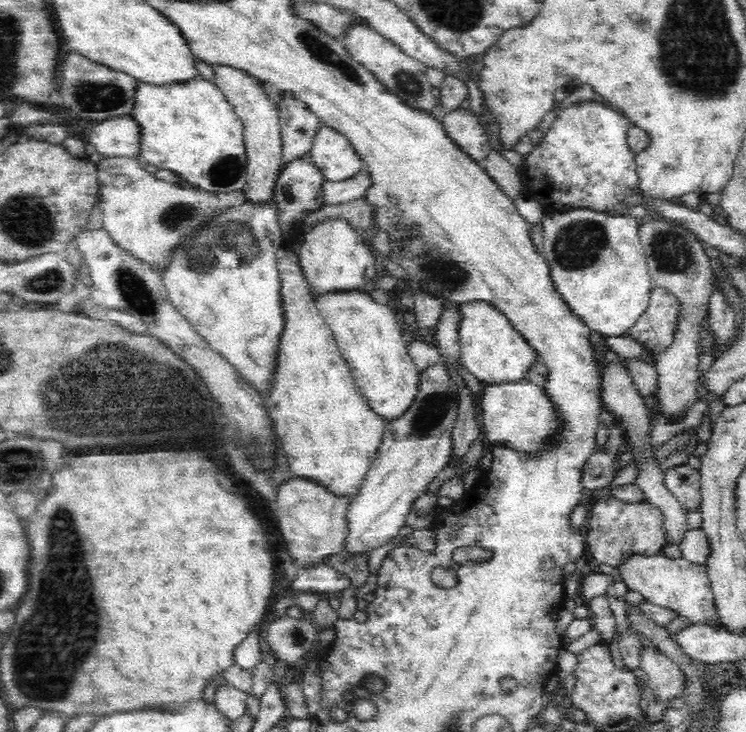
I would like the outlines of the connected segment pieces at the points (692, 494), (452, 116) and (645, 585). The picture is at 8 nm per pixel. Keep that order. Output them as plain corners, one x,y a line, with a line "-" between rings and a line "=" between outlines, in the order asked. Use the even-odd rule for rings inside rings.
687,463
674,466
666,472
668,489
690,511
700,511
702,498
700,480
700,471
694,470
=
455,109
440,119
448,137
458,144
472,160
481,164
490,154
492,146
480,119
472,111
=
661,552
654,556
632,554
615,571
620,573
628,590
640,592
644,600
673,610
678,618
688,618
692,625
716,624
721,626
720,615
716,611
714,593
705,565
686,560
684,557
668,558

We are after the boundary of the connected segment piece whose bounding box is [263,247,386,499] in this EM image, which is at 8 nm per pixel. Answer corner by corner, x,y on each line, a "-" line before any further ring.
280,247
276,251
276,258
281,280
285,325
277,348
276,368
271,380
272,388
268,392
268,398
263,400
274,424
280,457
286,472
322,483
334,495
353,499
359,493
372,462
376,460
386,421
372,411
366,398
355,385
349,366
334,340
333,332
315,305
315,299
310,295
310,285
300,268
298,254

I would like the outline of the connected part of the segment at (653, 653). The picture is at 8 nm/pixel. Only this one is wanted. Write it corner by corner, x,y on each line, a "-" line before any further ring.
656,646
644,647
641,652
638,669
652,694
664,702
665,706
672,698
678,697
685,687
685,676
676,662
661,653

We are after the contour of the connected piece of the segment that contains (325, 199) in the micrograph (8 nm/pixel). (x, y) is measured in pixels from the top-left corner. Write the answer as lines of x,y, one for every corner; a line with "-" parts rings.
365,169
348,180
338,182
325,180
321,187
322,204
330,206
330,204
352,202
352,200
364,197
369,186
372,186
372,179

